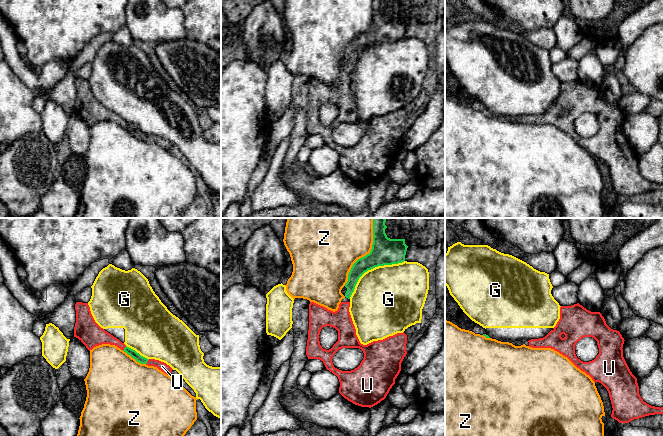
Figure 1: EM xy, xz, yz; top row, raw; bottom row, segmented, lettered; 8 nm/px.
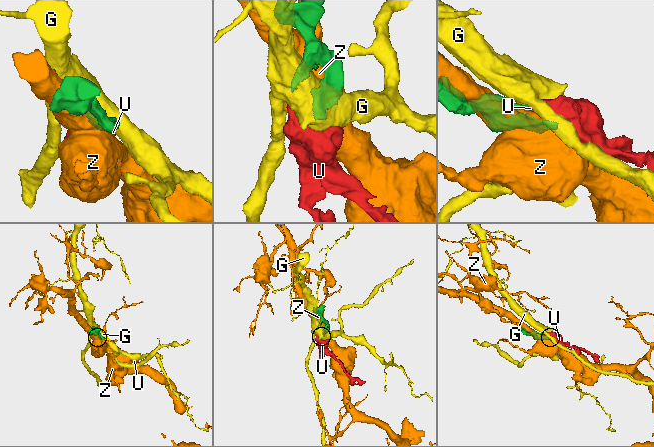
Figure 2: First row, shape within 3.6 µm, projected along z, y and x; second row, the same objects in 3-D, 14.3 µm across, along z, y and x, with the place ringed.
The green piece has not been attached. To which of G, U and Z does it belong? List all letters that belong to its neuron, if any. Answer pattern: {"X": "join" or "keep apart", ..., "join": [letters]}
{"G": "keep apart", "U": "join", "Z": "keep apart", "join": ["U"]}

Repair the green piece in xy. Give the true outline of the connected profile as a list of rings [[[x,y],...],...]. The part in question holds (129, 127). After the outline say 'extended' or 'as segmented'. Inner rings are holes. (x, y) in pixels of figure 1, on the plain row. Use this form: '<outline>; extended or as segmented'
[[[76,78],[75,86],[76,99],[74,103],[74,113],[78,114],[89,127],[102,120],[115,121],[134,134],[137,138],[157,143],[167,151],[171,150],[173,145],[166,139],[141,132],[135,126],[127,123],[119,115],[101,104],[95,98],[88,79]]]; extended

